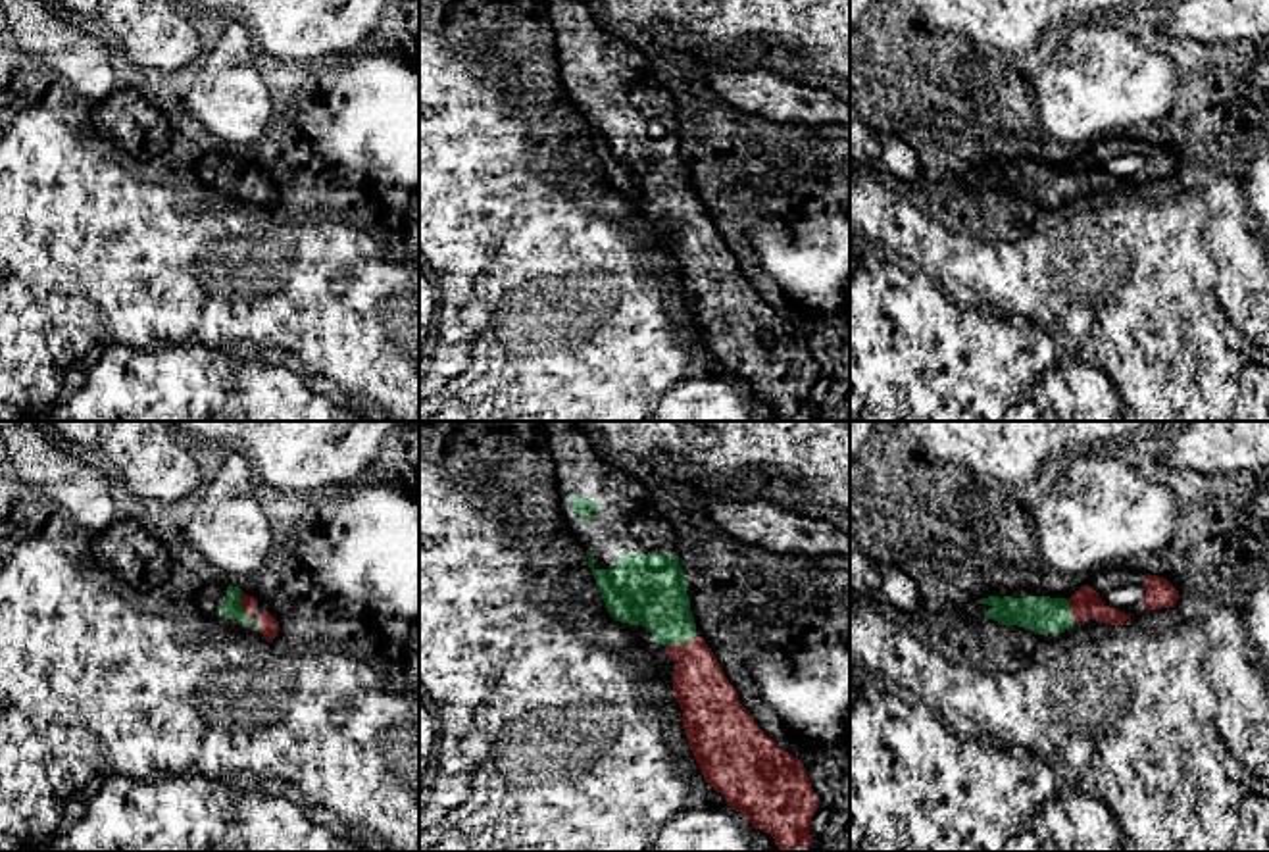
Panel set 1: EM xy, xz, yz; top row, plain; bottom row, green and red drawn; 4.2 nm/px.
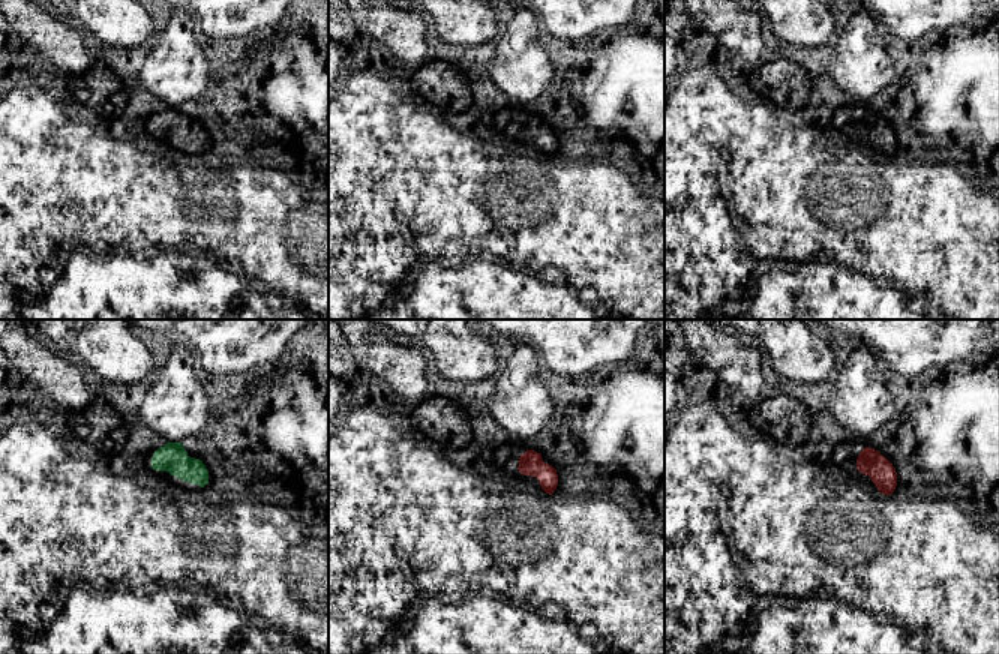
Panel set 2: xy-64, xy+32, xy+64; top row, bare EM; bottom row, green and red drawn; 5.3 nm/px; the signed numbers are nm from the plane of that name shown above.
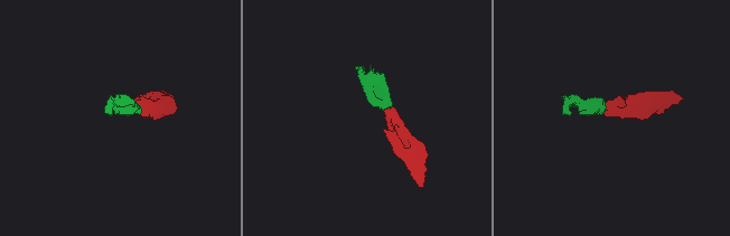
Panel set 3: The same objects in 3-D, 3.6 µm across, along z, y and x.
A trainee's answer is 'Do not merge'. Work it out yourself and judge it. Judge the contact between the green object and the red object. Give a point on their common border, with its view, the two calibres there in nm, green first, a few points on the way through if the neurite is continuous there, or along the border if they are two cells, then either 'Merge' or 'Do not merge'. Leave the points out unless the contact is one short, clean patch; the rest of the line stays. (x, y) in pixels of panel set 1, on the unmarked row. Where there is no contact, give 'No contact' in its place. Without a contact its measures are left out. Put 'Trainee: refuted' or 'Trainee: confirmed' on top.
Trainee: refuted
Touches green at xy (243, 179). Thickness 80 nm (green) against 60 nm. Path across: xy (231, 177), (243, 179), (248, 172). Merge

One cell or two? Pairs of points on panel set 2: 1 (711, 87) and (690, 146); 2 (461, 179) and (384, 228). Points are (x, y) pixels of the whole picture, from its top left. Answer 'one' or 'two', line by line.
1: one
2: one

